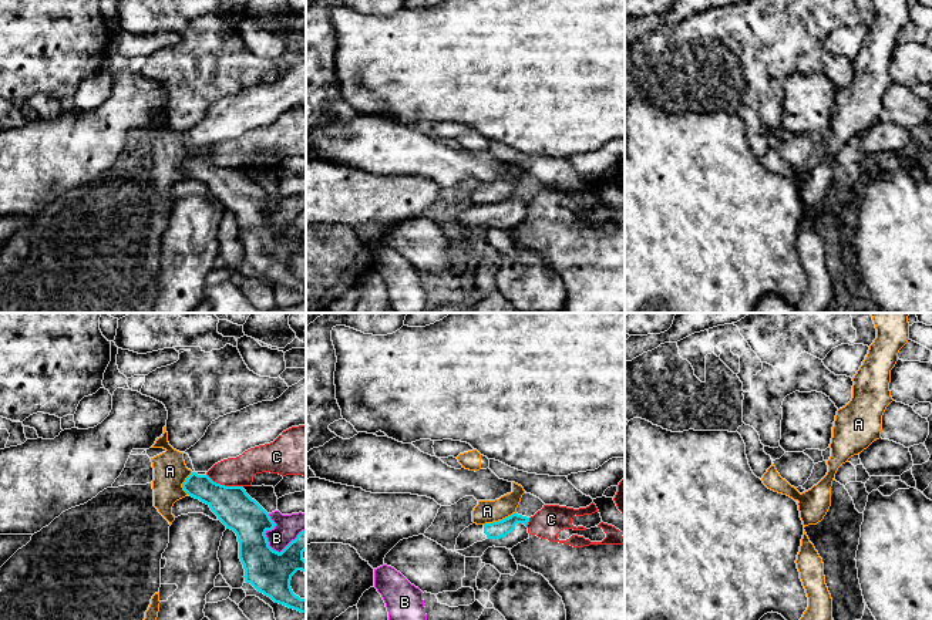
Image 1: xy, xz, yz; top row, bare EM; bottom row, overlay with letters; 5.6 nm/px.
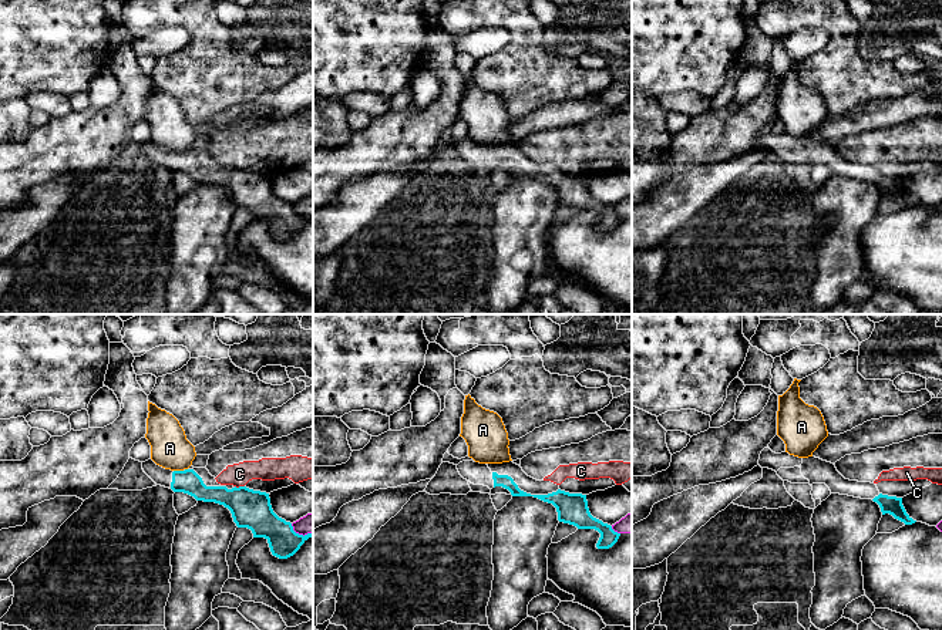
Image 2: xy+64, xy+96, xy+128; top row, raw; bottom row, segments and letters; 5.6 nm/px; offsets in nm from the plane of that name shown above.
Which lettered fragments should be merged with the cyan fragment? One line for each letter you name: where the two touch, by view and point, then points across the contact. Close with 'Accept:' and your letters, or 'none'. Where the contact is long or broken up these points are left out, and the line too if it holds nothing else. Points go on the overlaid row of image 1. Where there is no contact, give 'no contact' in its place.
Accept: none

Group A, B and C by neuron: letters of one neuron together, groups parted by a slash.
A / B / C

